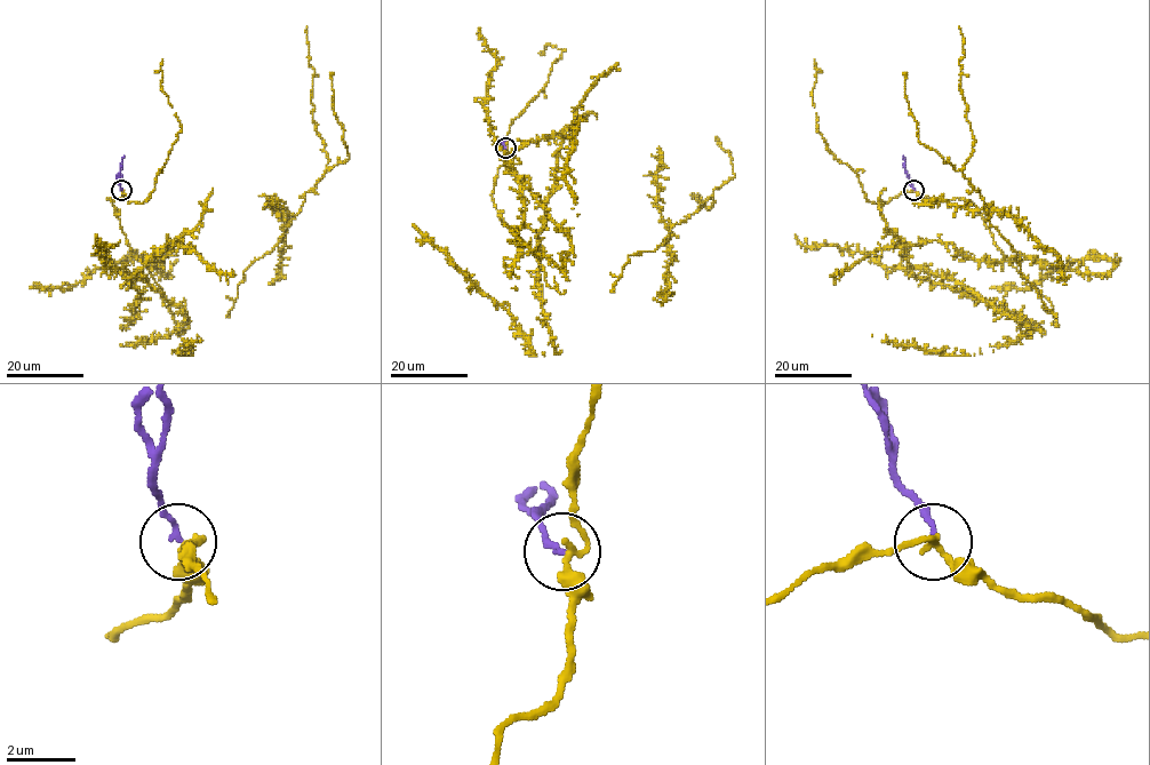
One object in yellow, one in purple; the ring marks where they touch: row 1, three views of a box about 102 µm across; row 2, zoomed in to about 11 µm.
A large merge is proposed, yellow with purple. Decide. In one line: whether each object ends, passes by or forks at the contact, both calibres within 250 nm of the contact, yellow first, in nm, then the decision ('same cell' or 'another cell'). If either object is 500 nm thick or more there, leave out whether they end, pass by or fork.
yellow passes by; purple ends there; 170 nm thick on the yellow side, 160 nm on the other; another cell

